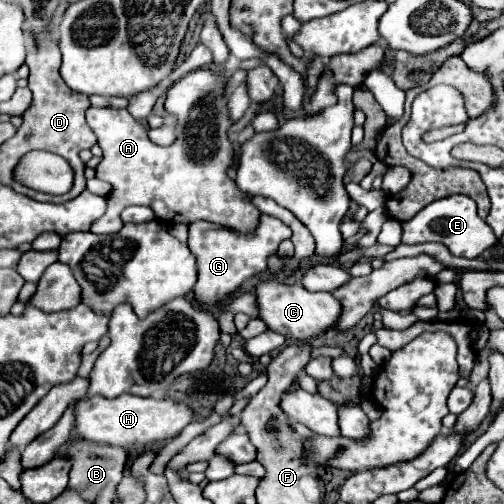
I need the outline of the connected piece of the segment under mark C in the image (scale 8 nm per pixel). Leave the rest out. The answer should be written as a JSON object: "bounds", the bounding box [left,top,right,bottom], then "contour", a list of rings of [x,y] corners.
{"bounds":[254,280,340,340],"contour":[[[264,280],[256,286],[254,294],[258,296],[260,318],[268,324],[272,332],[278,332],[292,340],[310,340],[332,330],[340,318],[340,302],[334,300],[332,292],[308,292],[304,286],[294,284],[286,286],[280,280]]]}

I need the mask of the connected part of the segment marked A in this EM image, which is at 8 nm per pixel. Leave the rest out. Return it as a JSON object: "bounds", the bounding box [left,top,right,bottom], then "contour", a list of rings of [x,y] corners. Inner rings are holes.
{"bounds":[86,68,260,234],"contour":[[[198,68],[170,88],[164,103],[165,110],[176,118],[176,138],[170,146],[156,146],[150,142],[142,124],[126,110],[91,106],[86,111],[86,121],[96,130],[98,146],[104,152],[102,162],[96,166],[96,178],[112,186],[108,208],[90,230],[94,234],[112,234],[122,226],[120,212],[126,206],[144,204],[154,210],[156,220],[166,224],[206,220],[240,234],[252,234],[260,210],[248,204],[250,194],[240,192],[236,182],[226,174],[234,164],[236,152],[228,140],[228,128],[234,122],[228,116],[228,94],[222,74],[214,68]],[[110,112],[114,112],[114,116]]]}

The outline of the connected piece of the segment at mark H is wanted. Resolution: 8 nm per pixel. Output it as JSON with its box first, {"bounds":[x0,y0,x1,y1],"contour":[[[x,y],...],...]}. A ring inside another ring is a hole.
{"bounds":[76,394,194,446],"contour":[[[122,394],[118,398],[102,398],[92,396],[82,400],[76,408],[76,430],[78,434],[96,444],[112,444],[112,446],[132,446],[132,444],[154,444],[176,438],[190,422],[194,422],[194,412],[170,398],[142,398],[132,394]]]}

